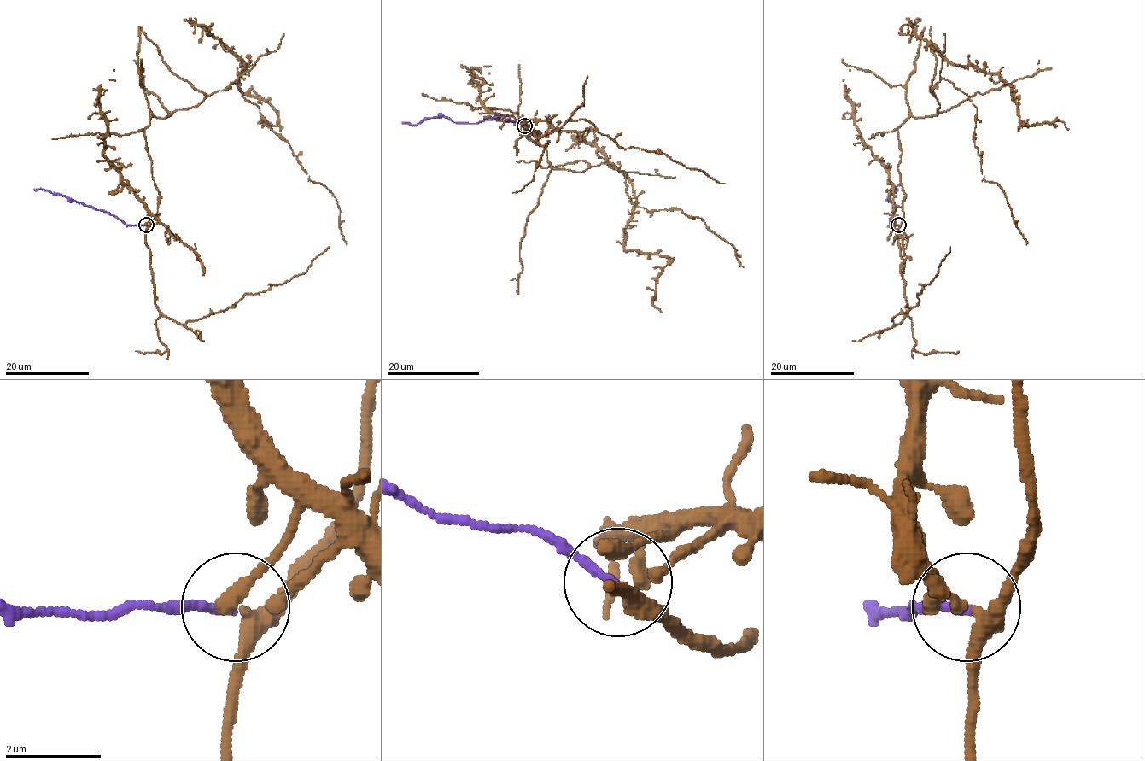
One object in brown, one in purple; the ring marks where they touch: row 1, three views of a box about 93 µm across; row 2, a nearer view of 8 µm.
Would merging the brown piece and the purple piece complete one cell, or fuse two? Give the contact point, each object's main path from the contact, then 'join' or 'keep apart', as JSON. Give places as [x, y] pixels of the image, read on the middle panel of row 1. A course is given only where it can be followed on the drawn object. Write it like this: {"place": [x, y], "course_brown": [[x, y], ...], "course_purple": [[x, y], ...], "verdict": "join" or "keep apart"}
{"place": [524, 125], "course_brown": [[525, 126], [554, 169], [610, 163], [626, 174], [631, 202], [700, 218], [743, 266]], "course_purple": [[524, 125], [500, 116], [476, 123], [456, 123], [445, 116], [423, 119], [416, 125], [402, 122]], "verdict": "join"}

